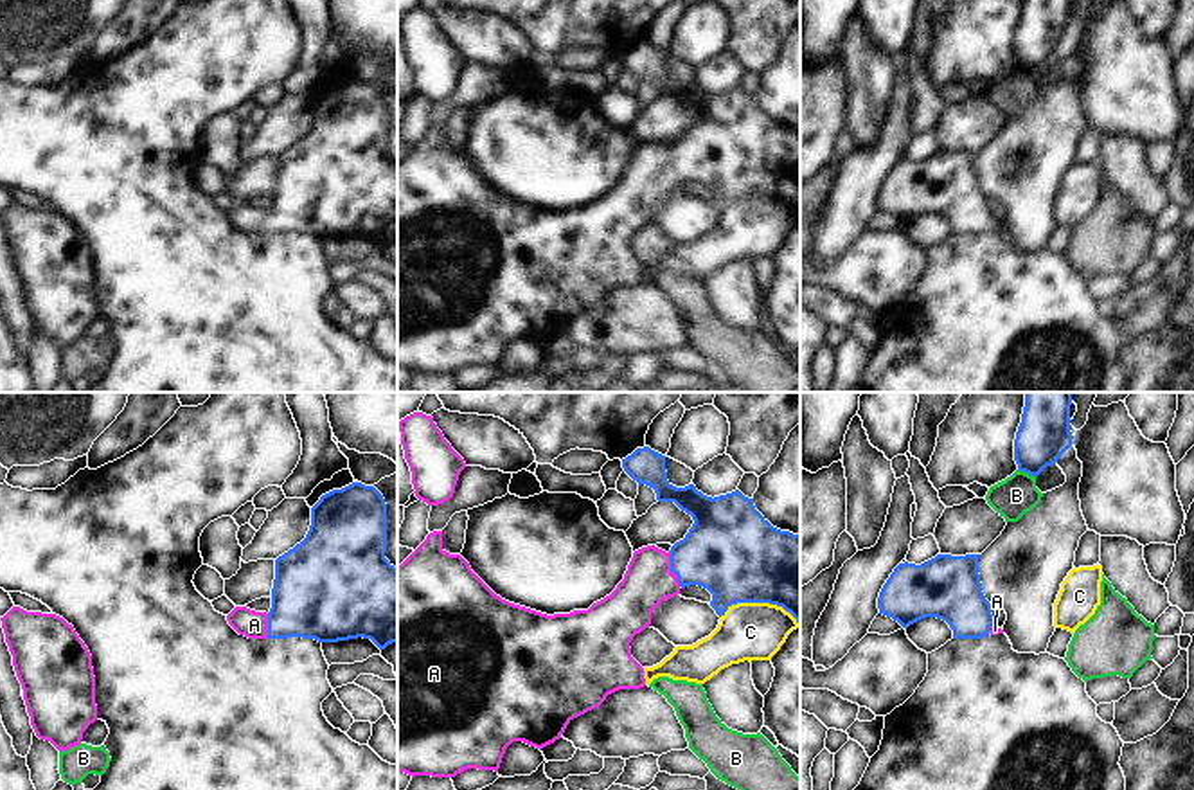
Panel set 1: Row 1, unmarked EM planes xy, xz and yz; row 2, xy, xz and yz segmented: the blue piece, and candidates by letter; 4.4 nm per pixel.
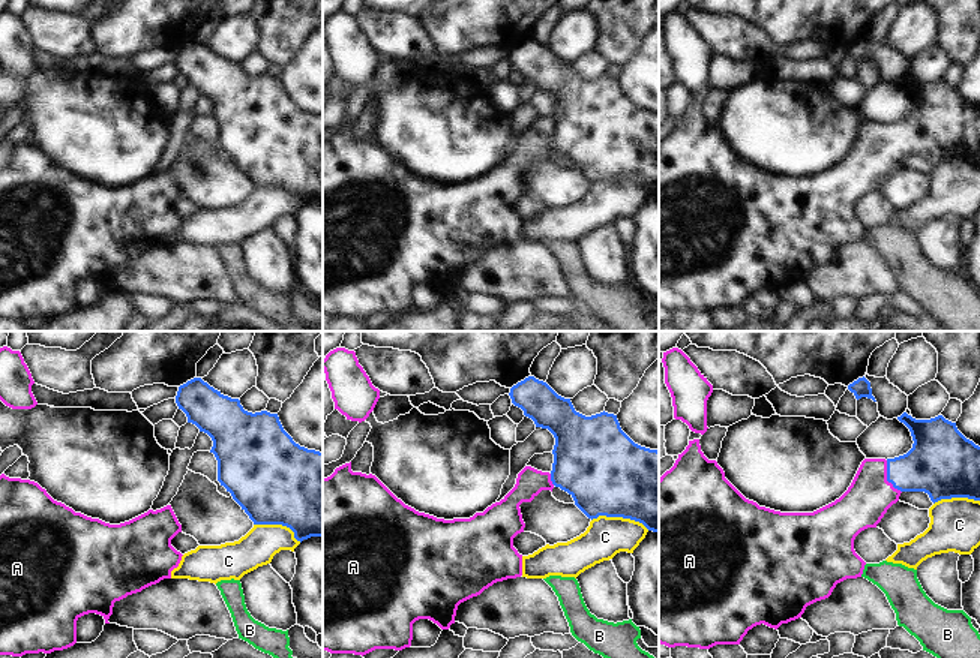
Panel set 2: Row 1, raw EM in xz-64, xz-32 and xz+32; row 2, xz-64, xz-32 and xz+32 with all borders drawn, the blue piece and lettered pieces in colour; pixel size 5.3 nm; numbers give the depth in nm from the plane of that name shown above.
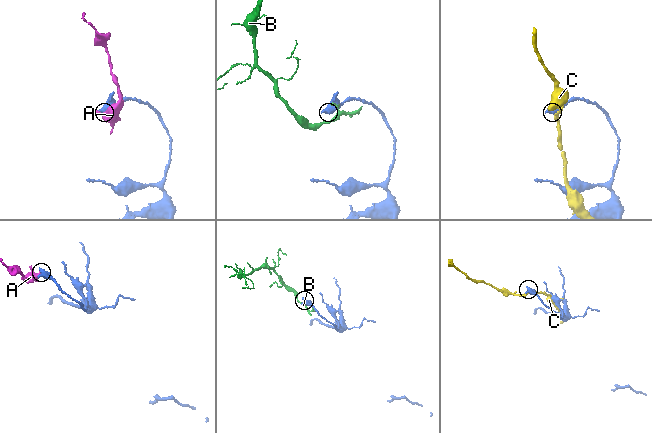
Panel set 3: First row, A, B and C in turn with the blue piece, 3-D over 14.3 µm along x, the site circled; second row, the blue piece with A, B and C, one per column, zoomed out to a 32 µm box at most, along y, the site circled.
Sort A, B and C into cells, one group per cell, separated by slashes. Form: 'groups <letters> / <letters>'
groups A / B / C

